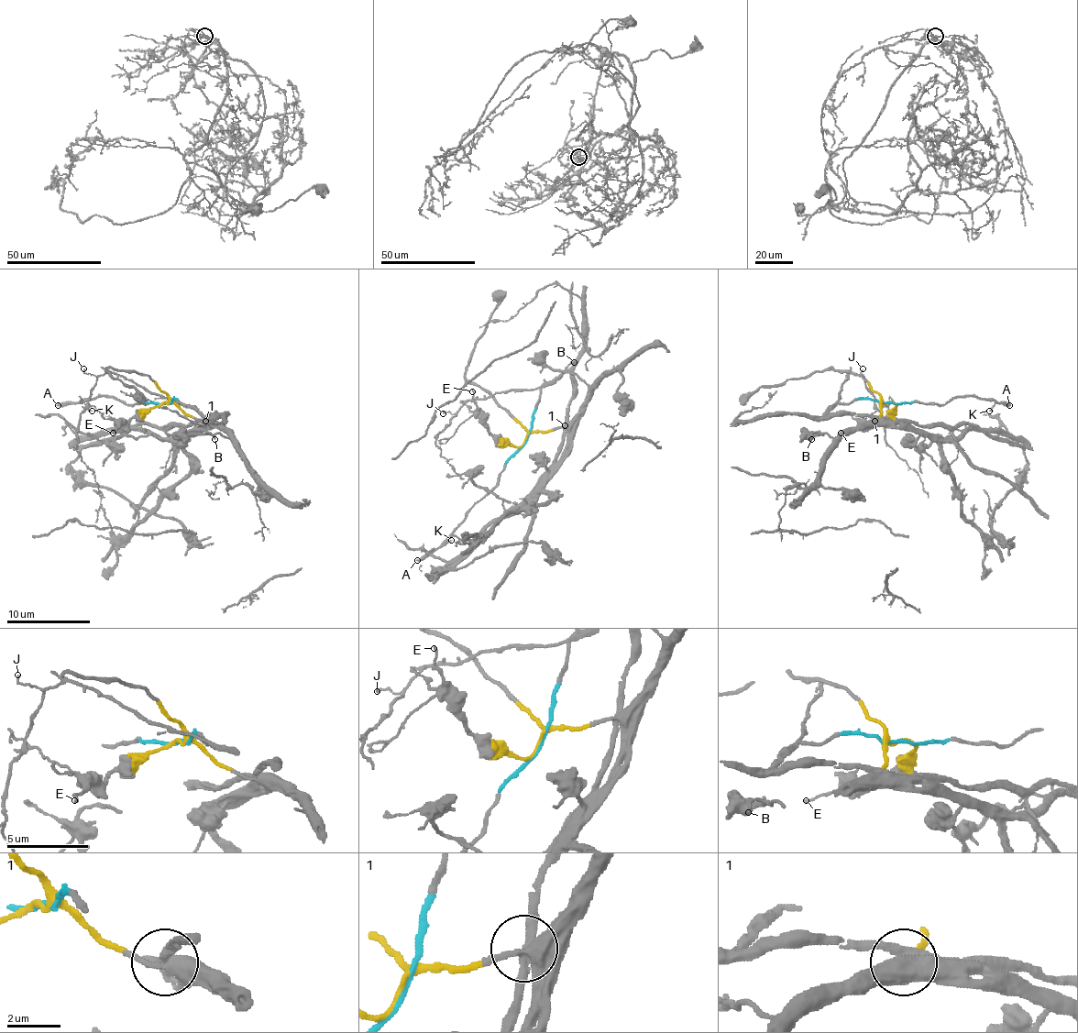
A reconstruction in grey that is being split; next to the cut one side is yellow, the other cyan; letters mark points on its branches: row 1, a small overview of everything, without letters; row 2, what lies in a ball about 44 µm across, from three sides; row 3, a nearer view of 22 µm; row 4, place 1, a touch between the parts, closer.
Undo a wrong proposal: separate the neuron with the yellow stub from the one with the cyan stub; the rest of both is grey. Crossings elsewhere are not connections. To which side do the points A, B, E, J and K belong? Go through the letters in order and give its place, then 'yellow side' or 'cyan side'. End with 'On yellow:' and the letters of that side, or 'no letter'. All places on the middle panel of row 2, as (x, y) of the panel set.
A: place (417, 560); cyan side
B: place (574, 362); yellow side
E: place (472, 391); yellow side
J: place (443, 413); cyan side
K: place (451, 540); cyan side
On yellow: B, E

